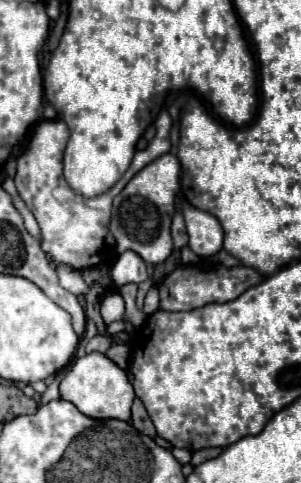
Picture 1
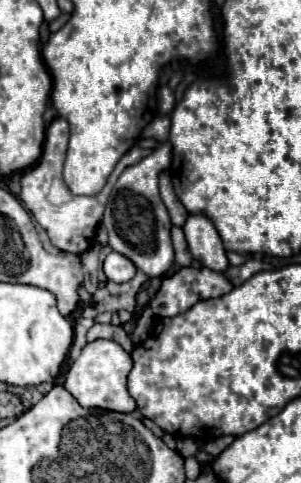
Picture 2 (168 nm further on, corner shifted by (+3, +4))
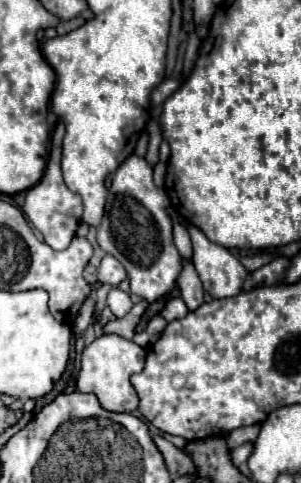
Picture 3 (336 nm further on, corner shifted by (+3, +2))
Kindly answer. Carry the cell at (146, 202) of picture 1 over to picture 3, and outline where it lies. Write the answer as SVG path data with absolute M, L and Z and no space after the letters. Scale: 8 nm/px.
M133 154L113 176L113 186L105 204L105 220L97 228L99 246L125 266L131 280L131 292L147 302L155 302L173 290L181 272L181 256L173 244L173 224L165 210L167 206L169 198L155 186L151 166L145 158Z

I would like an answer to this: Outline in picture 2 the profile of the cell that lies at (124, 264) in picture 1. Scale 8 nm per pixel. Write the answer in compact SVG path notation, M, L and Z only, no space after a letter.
M111 252L103 260L103 272L111 282L123 284L135 276L137 268L133 268L133 264L129 264L129 260L125 260L125 256L121 256L119 252Z

